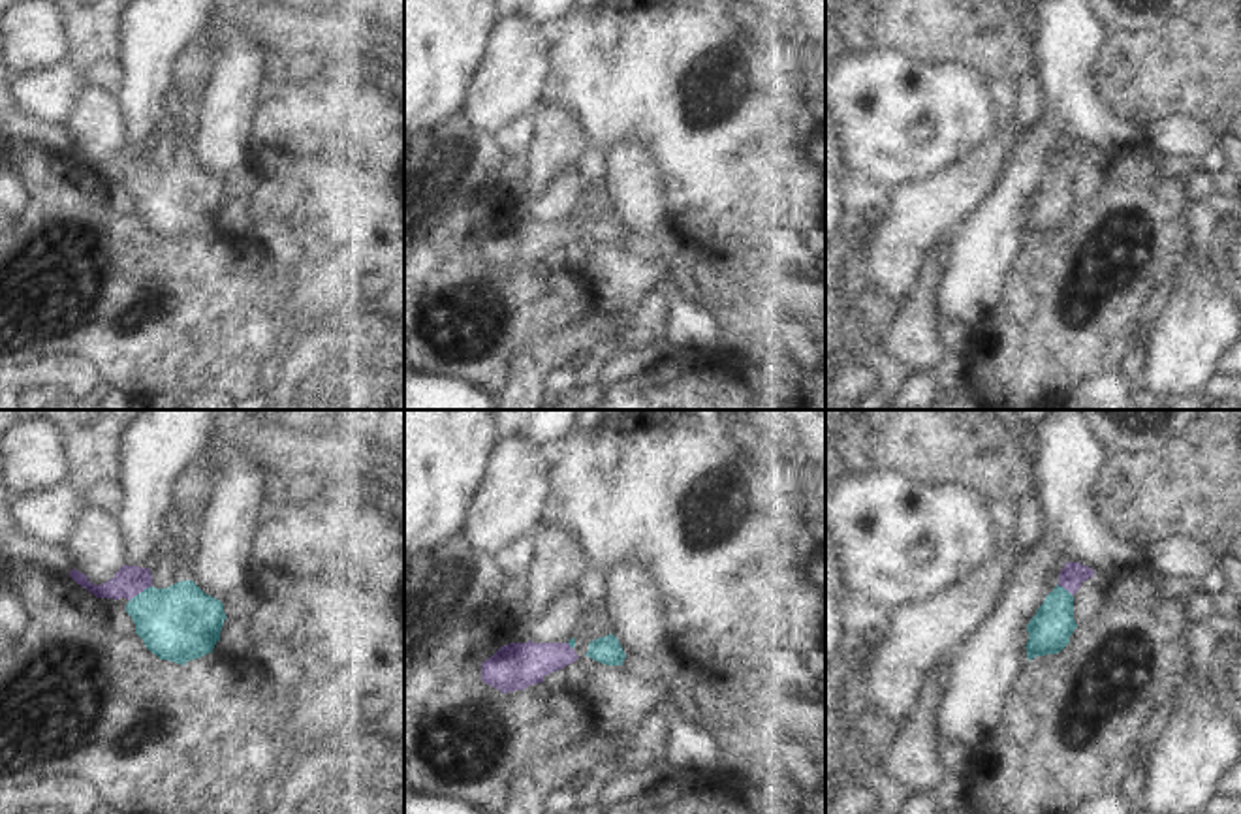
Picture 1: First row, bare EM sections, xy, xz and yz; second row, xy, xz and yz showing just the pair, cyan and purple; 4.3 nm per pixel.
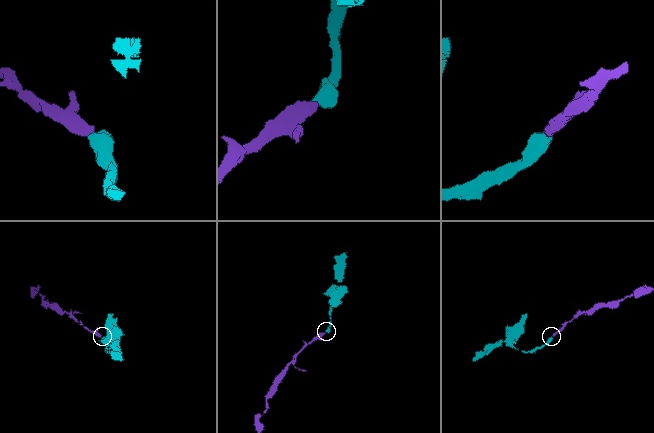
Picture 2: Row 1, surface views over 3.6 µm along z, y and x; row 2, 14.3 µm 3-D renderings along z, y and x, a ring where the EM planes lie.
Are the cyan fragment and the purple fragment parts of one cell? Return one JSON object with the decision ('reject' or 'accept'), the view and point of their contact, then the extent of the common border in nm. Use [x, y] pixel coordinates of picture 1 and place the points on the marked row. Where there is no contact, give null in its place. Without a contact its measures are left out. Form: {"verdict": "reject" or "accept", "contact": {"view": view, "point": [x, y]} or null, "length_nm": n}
{"verdict": "accept", "contact": {"view": "xy", "point": [140, 593]}, "length_nm": 130}

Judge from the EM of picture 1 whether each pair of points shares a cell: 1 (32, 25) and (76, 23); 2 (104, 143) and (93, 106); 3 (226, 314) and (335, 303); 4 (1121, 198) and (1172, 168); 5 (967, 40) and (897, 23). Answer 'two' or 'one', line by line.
1: two
2: one
3: two
4: two
5: one

